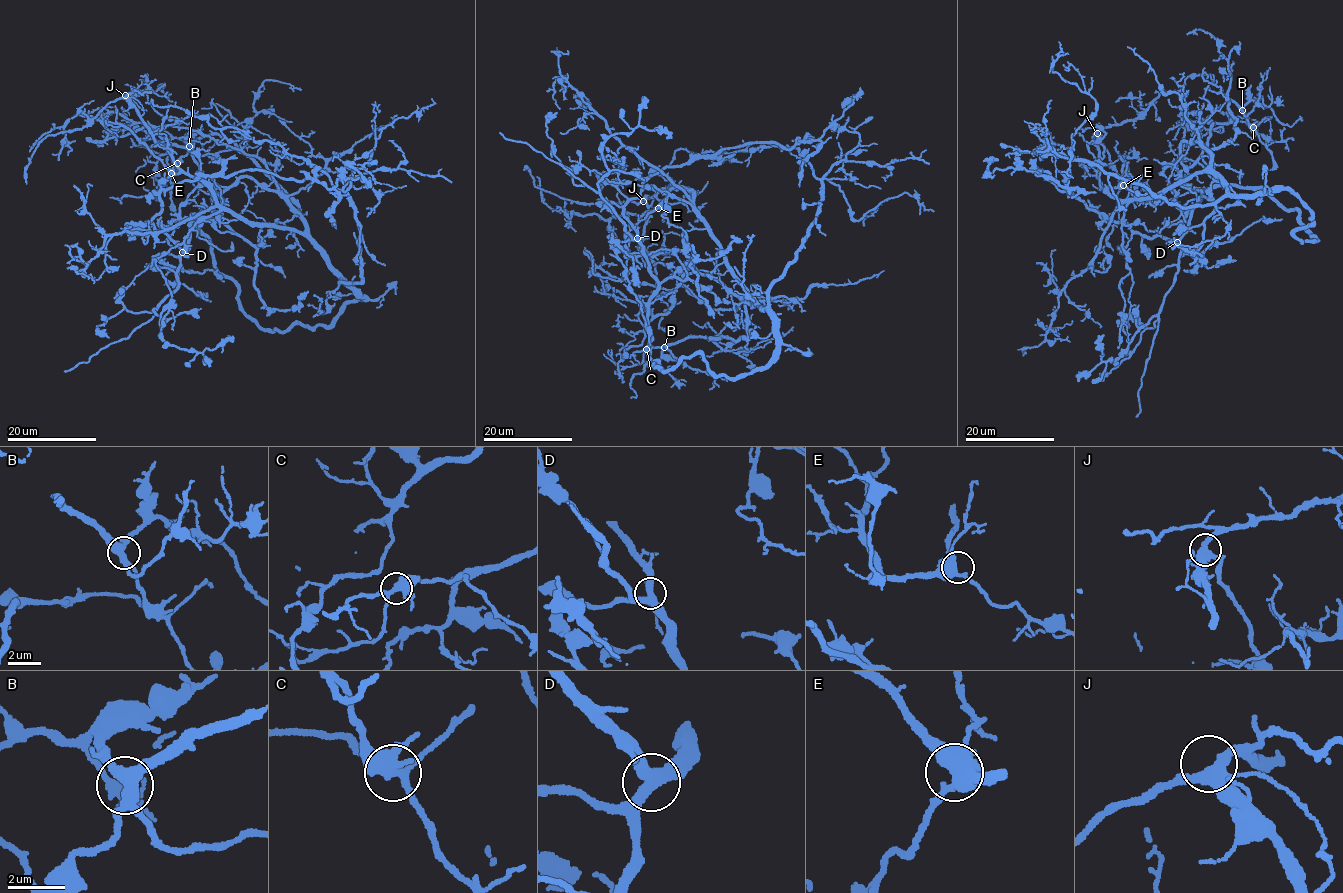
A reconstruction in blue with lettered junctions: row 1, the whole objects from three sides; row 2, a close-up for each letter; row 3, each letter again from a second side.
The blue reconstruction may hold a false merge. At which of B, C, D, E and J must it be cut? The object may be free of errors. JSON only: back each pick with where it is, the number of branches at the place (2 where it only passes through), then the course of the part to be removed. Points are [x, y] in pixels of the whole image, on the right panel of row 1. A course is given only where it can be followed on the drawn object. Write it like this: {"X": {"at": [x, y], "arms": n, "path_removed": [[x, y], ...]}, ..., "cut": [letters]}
{"cut": []}

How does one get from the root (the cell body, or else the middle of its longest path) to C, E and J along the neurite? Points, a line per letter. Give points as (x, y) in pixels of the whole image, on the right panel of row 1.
C: (1219, 178), (1212, 169), (1213, 155), (1208, 151), (1219, 149), (1234, 137), (1237, 119), (1224, 94), (1253, 128)
E: (1219, 178), (1209, 172), (1195, 173), (1159, 192), (1135, 200), (1117, 199), (1101, 188), (1123, 185)
J: (1219, 178), (1202, 172), (1153, 195), (1135, 200), (1117, 199), (1101, 187), (1097, 173), (1100, 153), (1097, 133)

